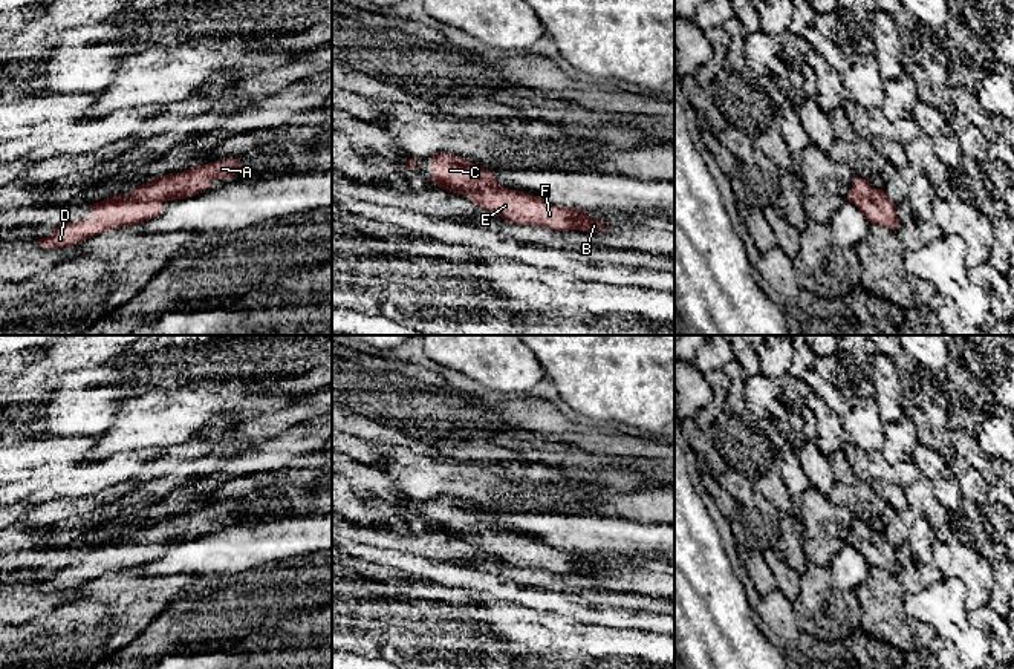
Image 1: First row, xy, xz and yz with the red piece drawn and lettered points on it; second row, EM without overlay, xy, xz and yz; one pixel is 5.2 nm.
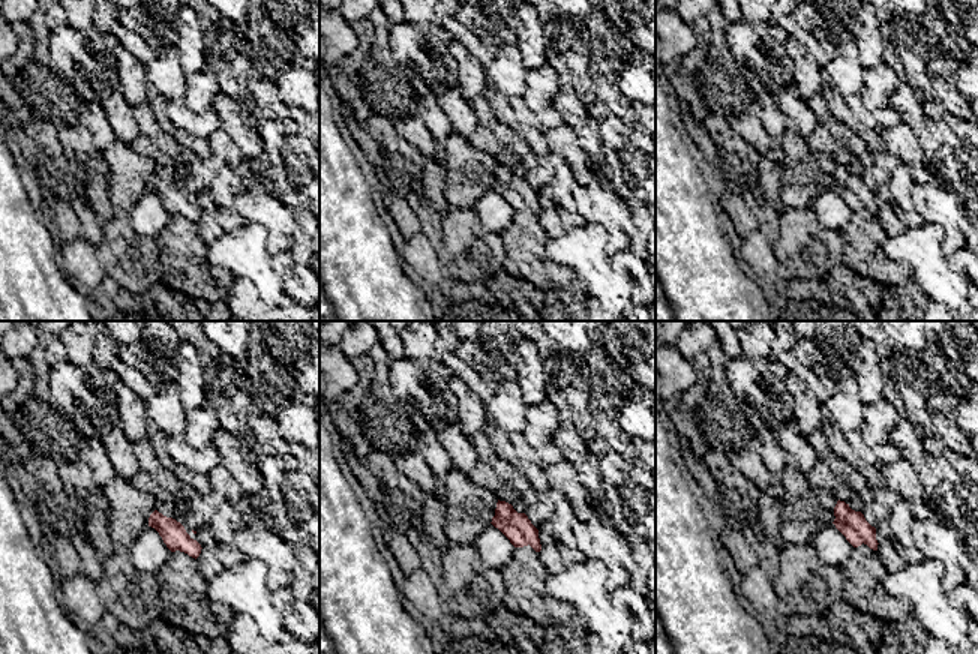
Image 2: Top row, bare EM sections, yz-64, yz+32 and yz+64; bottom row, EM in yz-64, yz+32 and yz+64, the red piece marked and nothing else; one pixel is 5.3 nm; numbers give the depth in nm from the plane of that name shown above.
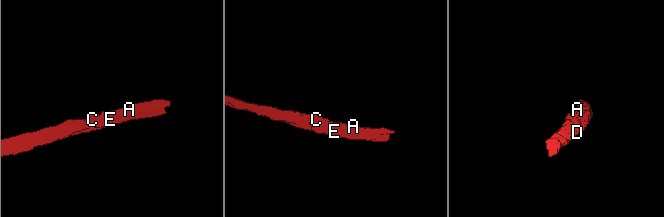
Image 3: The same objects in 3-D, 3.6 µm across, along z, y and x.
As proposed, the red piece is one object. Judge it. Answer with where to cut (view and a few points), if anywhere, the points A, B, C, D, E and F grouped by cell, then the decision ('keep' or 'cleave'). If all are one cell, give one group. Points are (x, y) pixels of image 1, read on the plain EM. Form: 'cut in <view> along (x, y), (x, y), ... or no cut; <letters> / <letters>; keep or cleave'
no cut; A B C D E F; keep

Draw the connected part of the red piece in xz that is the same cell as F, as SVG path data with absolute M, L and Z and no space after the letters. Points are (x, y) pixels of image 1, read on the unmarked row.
M450 496L431 499L430 521L439 531L465 537L479 551L494 554L511 566L548 569L558 574L607 573L581 553L557 550L540 539L503 531L488 511L460 499Z

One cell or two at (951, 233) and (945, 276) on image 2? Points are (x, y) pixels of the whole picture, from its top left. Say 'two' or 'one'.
two

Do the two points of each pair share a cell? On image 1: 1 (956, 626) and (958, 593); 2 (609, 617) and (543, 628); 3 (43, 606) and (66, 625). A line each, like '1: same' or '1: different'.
1: same
2: different
3: different

